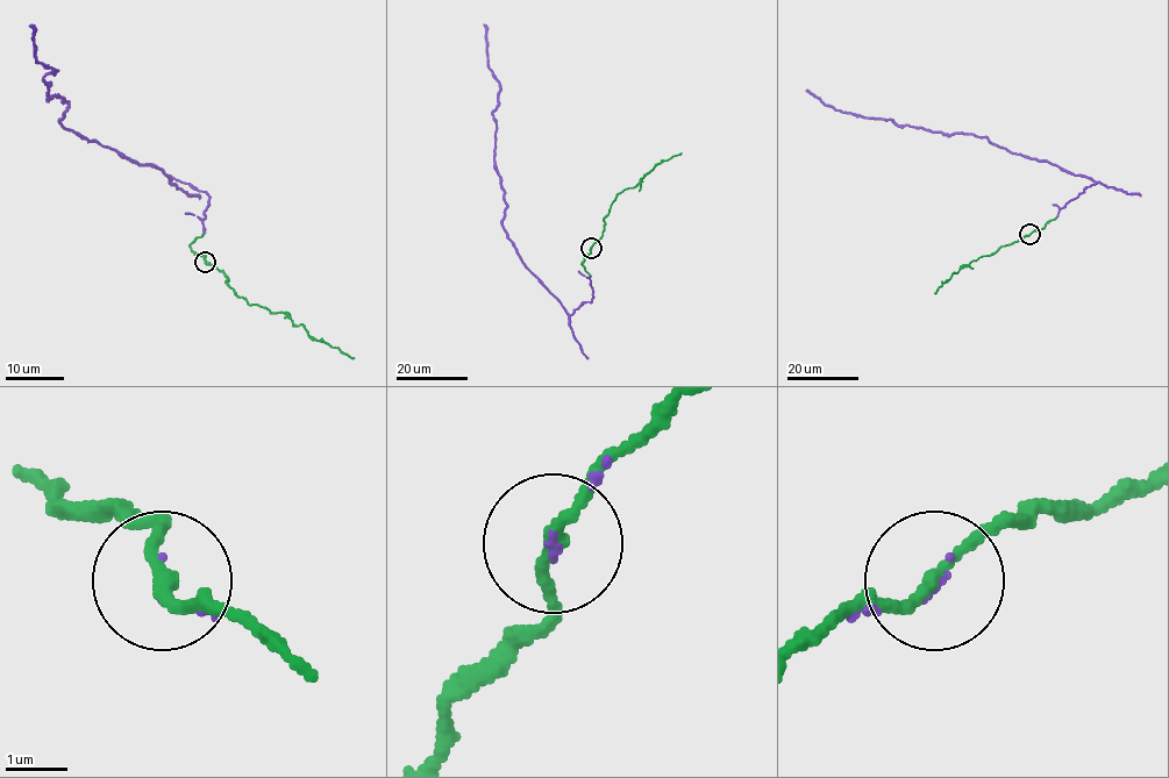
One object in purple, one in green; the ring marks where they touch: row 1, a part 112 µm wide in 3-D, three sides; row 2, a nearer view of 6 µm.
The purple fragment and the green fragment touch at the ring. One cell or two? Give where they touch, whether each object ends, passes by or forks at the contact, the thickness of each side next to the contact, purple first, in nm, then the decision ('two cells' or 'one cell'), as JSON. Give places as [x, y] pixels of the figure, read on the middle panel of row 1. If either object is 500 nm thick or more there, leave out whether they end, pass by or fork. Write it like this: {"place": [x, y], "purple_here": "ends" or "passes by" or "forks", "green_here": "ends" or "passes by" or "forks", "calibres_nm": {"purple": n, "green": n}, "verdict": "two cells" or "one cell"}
{"place": [591, 248], "purple_here": "ends", "green_here": "passes by", "calibres_nm": {"purple": 70, "green": 200}, "verdict": "one cell"}

